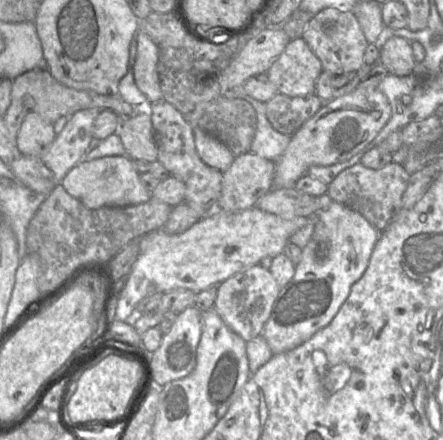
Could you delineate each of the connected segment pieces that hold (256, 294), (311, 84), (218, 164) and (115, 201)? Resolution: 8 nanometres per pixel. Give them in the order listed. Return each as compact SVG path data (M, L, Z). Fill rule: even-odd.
M260 264L235 274L217 286L214 309L224 323L246 342L261 335L281 287L270 270Z
M301 37L289 41L267 75L278 93L301 97L315 93L316 81L322 72L321 61Z
M194 130L196 151L209 167L224 173L236 156L223 142L202 130Z
M107 156L92 161L81 161L63 178L61 185L72 197L90 209L101 207L126 207L141 204L152 198L142 185L132 159L124 156Z

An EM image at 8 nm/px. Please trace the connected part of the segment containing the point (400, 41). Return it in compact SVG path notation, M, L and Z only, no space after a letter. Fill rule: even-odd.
M397 36L385 38L380 49L379 61L385 66L389 74L396 76L409 75L416 65L411 42Z

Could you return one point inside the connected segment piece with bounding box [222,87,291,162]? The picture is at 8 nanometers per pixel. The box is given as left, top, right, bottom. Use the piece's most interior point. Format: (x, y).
(268, 143)

